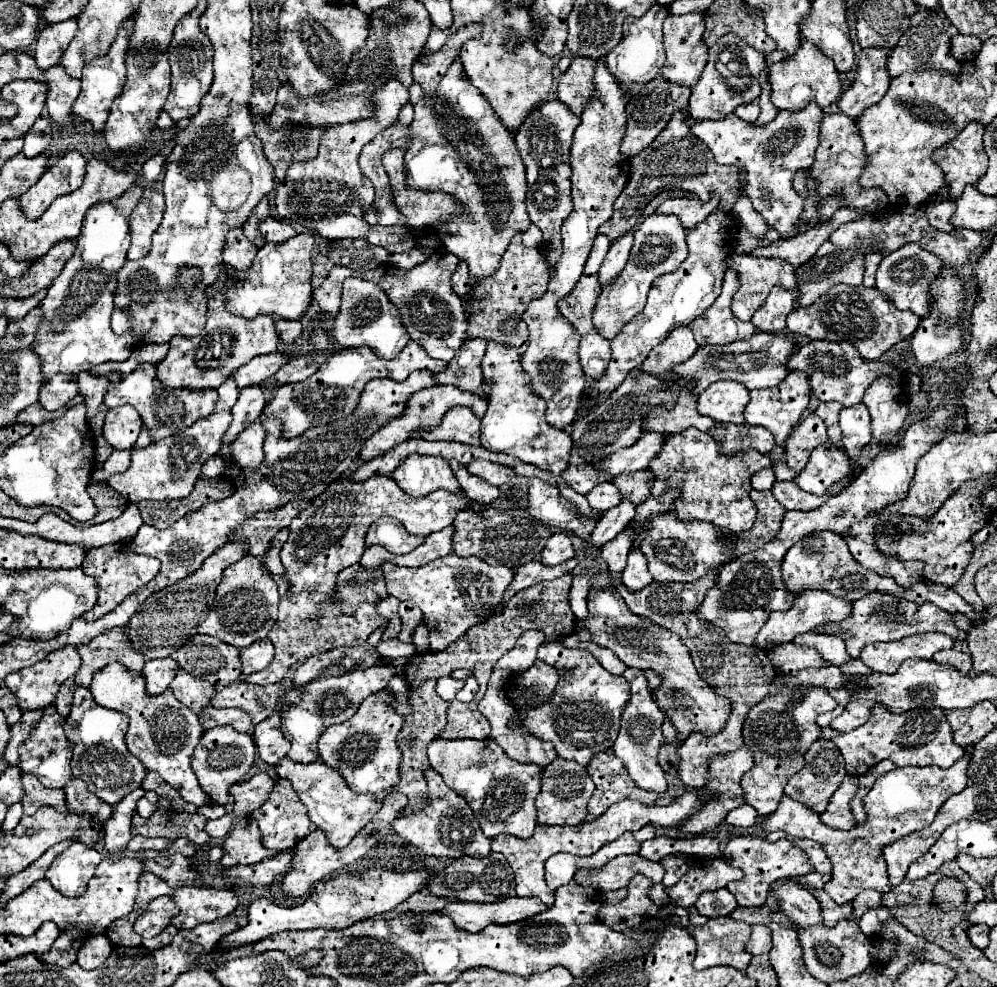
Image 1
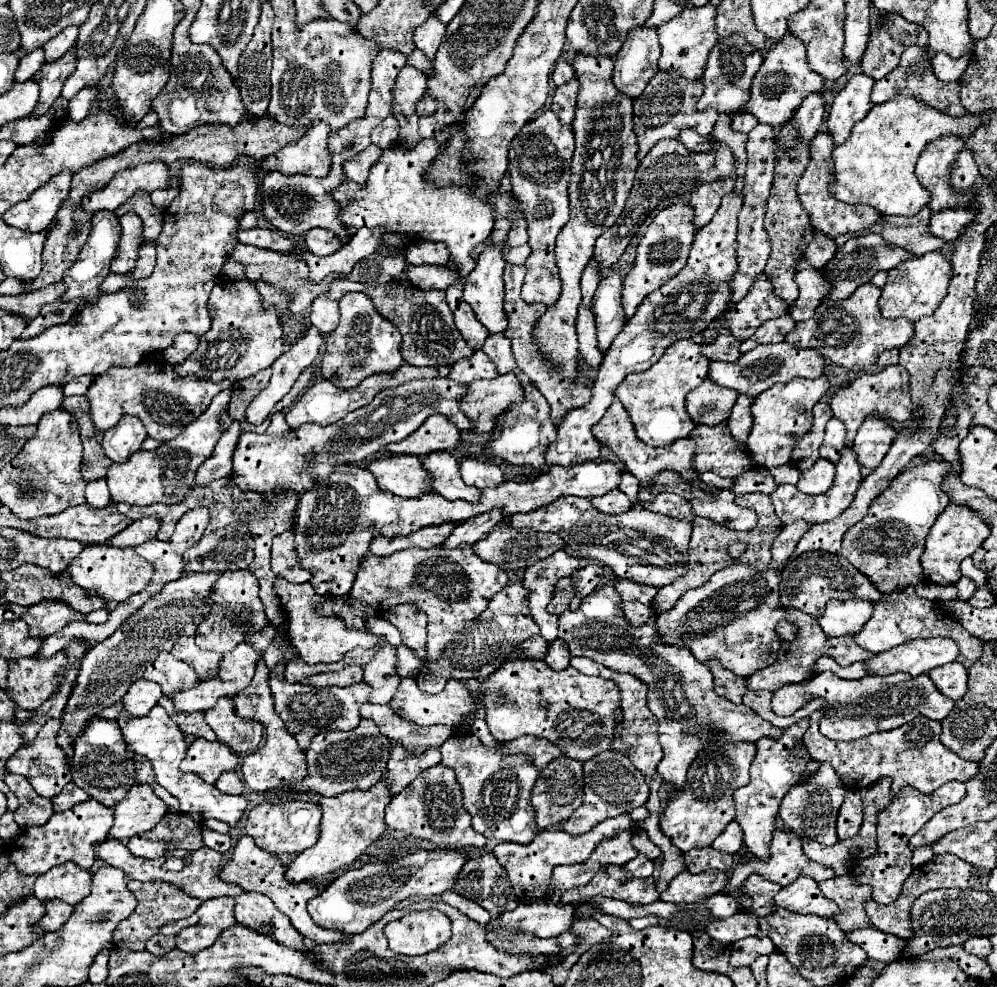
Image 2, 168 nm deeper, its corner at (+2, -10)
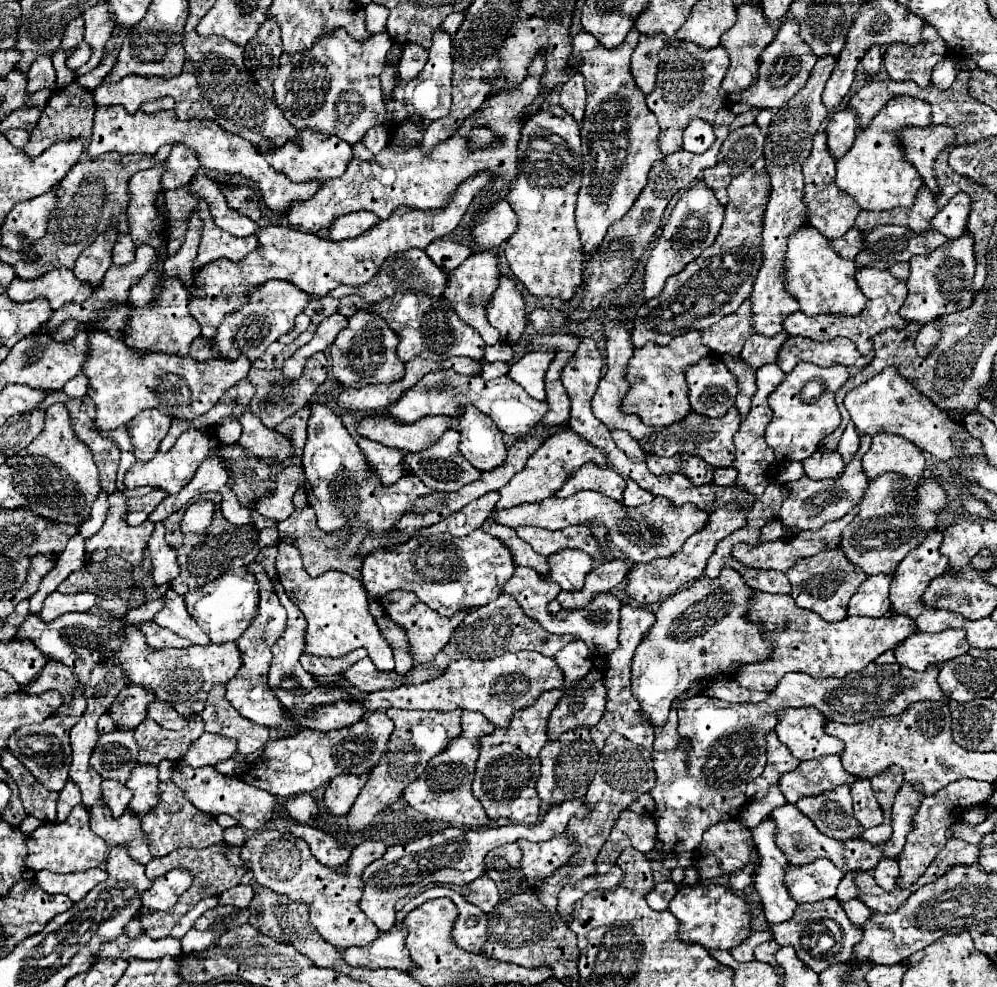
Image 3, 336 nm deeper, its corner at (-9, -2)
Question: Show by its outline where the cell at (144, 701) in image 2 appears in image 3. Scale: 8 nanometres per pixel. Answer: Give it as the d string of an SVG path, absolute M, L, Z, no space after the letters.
M135 684L125 686L115 702L109 708L111 720L119 730L133 730L145 720L145 708L155 700L147 688L139 688Z

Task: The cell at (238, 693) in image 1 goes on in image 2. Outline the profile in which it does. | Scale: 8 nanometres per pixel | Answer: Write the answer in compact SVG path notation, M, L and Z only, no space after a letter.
M220 698L214 708L204 712L204 716L218 740L228 744L236 754L250 754L258 748L264 728L258 720L238 718L234 710L234 698Z

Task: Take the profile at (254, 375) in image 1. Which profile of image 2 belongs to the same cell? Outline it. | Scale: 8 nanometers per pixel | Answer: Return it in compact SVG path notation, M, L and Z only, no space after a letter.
M312 326L304 338L294 342L288 352L284 352L272 366L274 376L274 400L280 400L290 392L294 382L298 380L300 372L308 368L322 344L322 334Z

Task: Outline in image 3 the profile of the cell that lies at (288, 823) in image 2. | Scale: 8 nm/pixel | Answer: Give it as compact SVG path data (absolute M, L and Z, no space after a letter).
M341 774L341 776L333 778L327 786L327 792L325 792L327 816L329 818L345 816L351 810L355 798L359 796L359 792L367 780L369 780L369 774L361 774L361 776Z

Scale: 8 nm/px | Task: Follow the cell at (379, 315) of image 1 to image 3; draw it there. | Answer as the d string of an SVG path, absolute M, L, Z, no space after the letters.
M357 312L349 318L349 326L337 334L331 346L333 376L345 388L363 388L369 384L393 384L403 378L405 364L397 358L397 334L371 312Z

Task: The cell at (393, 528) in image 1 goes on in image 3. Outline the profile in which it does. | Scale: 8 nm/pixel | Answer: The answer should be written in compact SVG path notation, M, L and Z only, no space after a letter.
M489 492L489 494L481 496L481 500L469 502L459 512L453 512L453 516L445 518L439 524L433 524L433 528L423 528L417 534L431 536L431 534L439 534L439 532L451 532L453 536L465 536L465 534L481 528L483 520L489 518L489 514L495 510L497 502L499 502L499 492Z

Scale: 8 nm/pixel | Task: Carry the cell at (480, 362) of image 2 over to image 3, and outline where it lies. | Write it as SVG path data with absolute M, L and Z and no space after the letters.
M493 362L493 364L483 364L483 372L481 376L491 380L491 378L499 378L499 376L505 376L509 372L509 366L501 364L501 362Z

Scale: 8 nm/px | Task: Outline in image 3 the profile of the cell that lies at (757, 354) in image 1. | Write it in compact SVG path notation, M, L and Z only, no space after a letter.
M797 336L789 338L783 344L777 366L785 374L789 374L799 362L811 362L815 366L843 364L843 366L865 368L873 360L873 356L875 356L873 350L869 354L861 354L849 338L833 338L829 342L817 342Z

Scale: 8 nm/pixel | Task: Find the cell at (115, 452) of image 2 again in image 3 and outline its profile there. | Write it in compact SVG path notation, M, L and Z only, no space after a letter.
M143 410L127 424L137 460L149 462L153 458L171 426L171 420L173 416L165 416L157 410Z

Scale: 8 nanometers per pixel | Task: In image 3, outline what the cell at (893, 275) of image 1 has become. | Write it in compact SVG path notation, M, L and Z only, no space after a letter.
M963 234L931 252L931 256L915 256L911 262L911 276L907 280L909 296L901 306L899 314L905 320L933 322L935 318L951 312L961 312L969 308L975 300L973 294L973 274L975 274L975 256L973 256L973 236Z

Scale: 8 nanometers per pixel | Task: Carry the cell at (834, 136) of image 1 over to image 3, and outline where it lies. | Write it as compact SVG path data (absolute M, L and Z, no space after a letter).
M819 132L817 136L813 136L813 150L803 162L803 178L805 178L803 202L807 206L809 224L815 226L829 240L841 238L849 228L853 228L855 218L859 216L861 208L853 200L853 196L843 192L835 184L835 160L827 152L827 134L825 132Z

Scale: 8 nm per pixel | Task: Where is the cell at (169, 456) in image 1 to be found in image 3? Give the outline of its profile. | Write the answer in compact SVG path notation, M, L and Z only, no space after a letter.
M197 430L183 432L179 436L179 440L175 442L175 446L167 454L157 452L155 458L147 464L135 462L135 466L127 472L123 482L125 482L127 490L139 488L139 486L153 486L153 488L165 490L167 494L177 494L193 478L193 472L199 468L199 464L209 456L209 452L215 446L217 446L217 438L213 436L213 430L209 430L209 432L197 432Z

